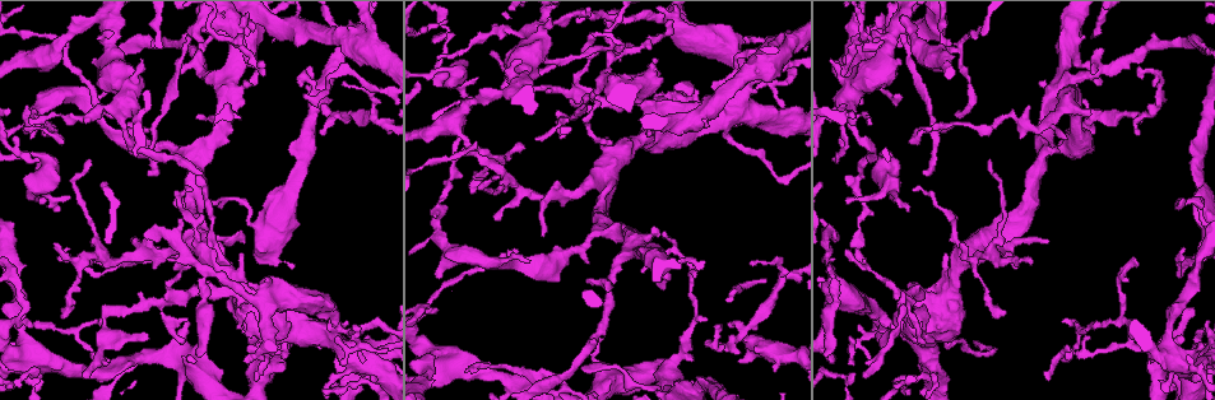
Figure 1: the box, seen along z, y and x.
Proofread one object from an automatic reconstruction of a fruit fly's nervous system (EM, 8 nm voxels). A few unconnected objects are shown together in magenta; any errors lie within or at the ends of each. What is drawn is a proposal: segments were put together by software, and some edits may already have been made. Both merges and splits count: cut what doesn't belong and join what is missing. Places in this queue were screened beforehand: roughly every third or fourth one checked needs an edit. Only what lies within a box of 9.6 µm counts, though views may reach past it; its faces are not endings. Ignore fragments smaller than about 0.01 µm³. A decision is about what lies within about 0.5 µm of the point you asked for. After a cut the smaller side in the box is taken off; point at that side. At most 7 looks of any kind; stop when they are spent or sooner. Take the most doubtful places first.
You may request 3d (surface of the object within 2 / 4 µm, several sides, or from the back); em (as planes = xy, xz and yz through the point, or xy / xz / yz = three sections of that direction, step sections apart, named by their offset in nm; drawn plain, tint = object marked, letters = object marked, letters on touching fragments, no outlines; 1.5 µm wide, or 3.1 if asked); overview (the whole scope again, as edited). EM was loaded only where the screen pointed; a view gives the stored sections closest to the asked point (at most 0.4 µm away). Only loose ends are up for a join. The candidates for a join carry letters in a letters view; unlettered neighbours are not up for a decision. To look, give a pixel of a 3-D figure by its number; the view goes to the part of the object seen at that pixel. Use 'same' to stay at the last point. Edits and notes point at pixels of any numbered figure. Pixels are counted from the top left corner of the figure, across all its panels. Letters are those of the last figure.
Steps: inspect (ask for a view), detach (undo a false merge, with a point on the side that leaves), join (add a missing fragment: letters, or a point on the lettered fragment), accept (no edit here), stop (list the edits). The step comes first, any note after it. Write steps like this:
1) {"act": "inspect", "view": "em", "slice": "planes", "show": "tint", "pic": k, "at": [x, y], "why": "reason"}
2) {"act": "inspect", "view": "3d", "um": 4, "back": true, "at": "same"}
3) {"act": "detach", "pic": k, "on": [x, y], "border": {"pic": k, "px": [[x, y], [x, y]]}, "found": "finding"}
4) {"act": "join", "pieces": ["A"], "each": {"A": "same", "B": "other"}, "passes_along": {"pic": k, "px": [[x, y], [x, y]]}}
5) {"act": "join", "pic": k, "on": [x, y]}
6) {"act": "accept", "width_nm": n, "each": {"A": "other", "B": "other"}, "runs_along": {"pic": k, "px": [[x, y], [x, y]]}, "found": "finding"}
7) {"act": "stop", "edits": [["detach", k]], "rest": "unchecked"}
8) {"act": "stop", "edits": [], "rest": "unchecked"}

{"act": "inspect", "view": "3d", "um": 2, "pic": 1, "at": [308, 76], "why": "sharp bend"}

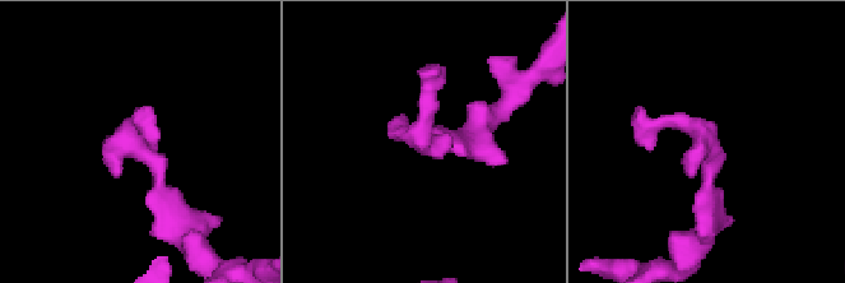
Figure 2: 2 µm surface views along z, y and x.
{"act": "inspect", "view": "em", "slice": "xz", "step": 4, "show": "letters", "pic": 2, "at": [422, 143], "why": "now the EM"}

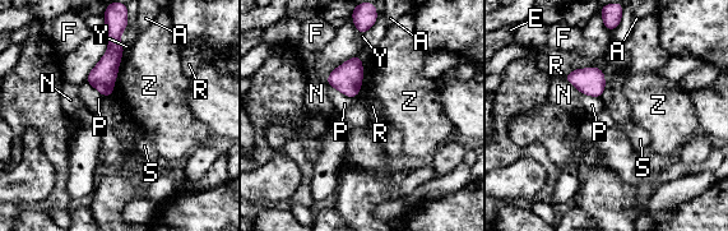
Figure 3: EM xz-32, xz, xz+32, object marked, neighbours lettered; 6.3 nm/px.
{"act": "accept", "each": {"A": "other", "E": "other", "F": "other", "N": "other", "P": "other", "R": "other", "S": "other", "Y": "other", "Z": "other"}, "border": {"pic": 3, "px": [[330, 86], [352, 98]]}, "found": "one cell here"}

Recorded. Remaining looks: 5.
{"act": "inspect", "view": "3d", "um": 2, "pic": 1, "at": [875, 337]}

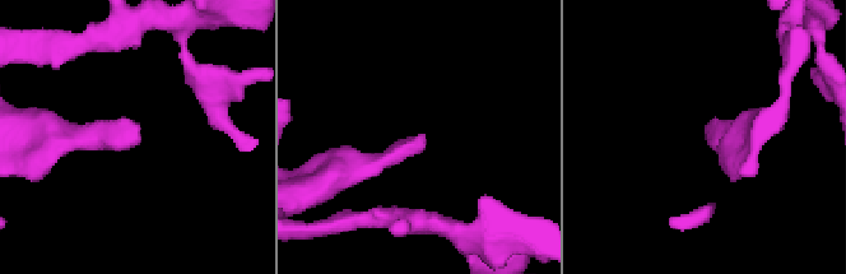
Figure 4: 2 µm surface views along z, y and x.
{"act": "inspect", "view": "em", "slice": "xz", "step": 4, "show": "letters", "pic": 4, "at": [135, 126], "why": "shape alone is not enough"}

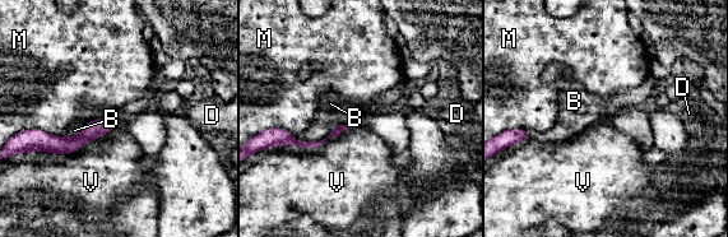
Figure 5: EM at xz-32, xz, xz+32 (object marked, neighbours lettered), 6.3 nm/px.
{"act": "accept", "longest_contact_nm": ["V", 550], "each": {"B": "other", "D": "other", "M": "other", "V": "other"}, "runs_along": {"pic": 5, "px": [[114, 124], [75, 143], [45, 139]]}, "found": "no lettered fragment goes on from it"}

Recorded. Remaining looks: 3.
{"act": "inspect", "view": "3d", "um": 4, "pic": 1, "at": [622, 52], "why": "arms part here"}

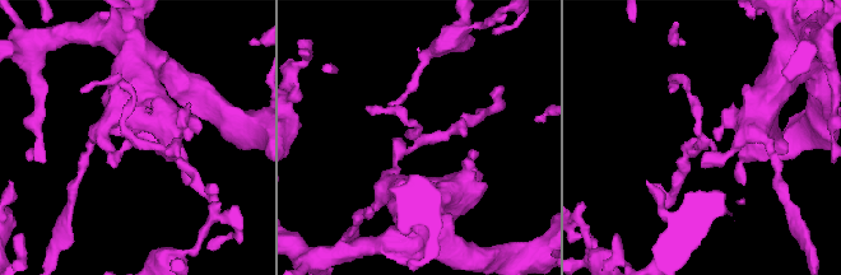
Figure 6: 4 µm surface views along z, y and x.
{"act": "inspect", "view": "em", "um": 3.1, "slice": "yz", "step": 16, "show": "letters", "pic": 6, "at": [416, 145], "arms": 3, "why": "need the tissue"}

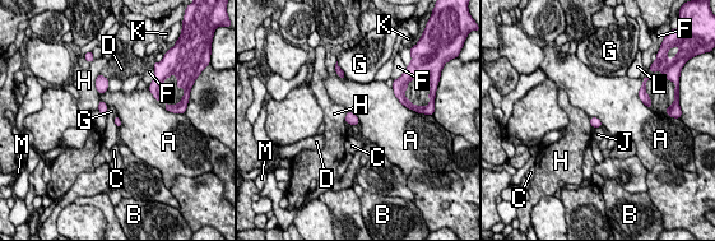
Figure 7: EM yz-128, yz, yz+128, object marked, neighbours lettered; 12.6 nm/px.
{"act": "accept", "each": {"A": "other", "B": "other", "C": "other", "D": "other", "F": "other", "G": "other", "H": "other", "J": "other", "K": "other", "L": "other", "M": "other"}, "border": {"pic": 7, "px": [[115, 115], [114, 123], [119, 128]]}, "found": "one cell here"}

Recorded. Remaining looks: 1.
{"act": "stop", "edits": [], "rest": "unchecked"}

